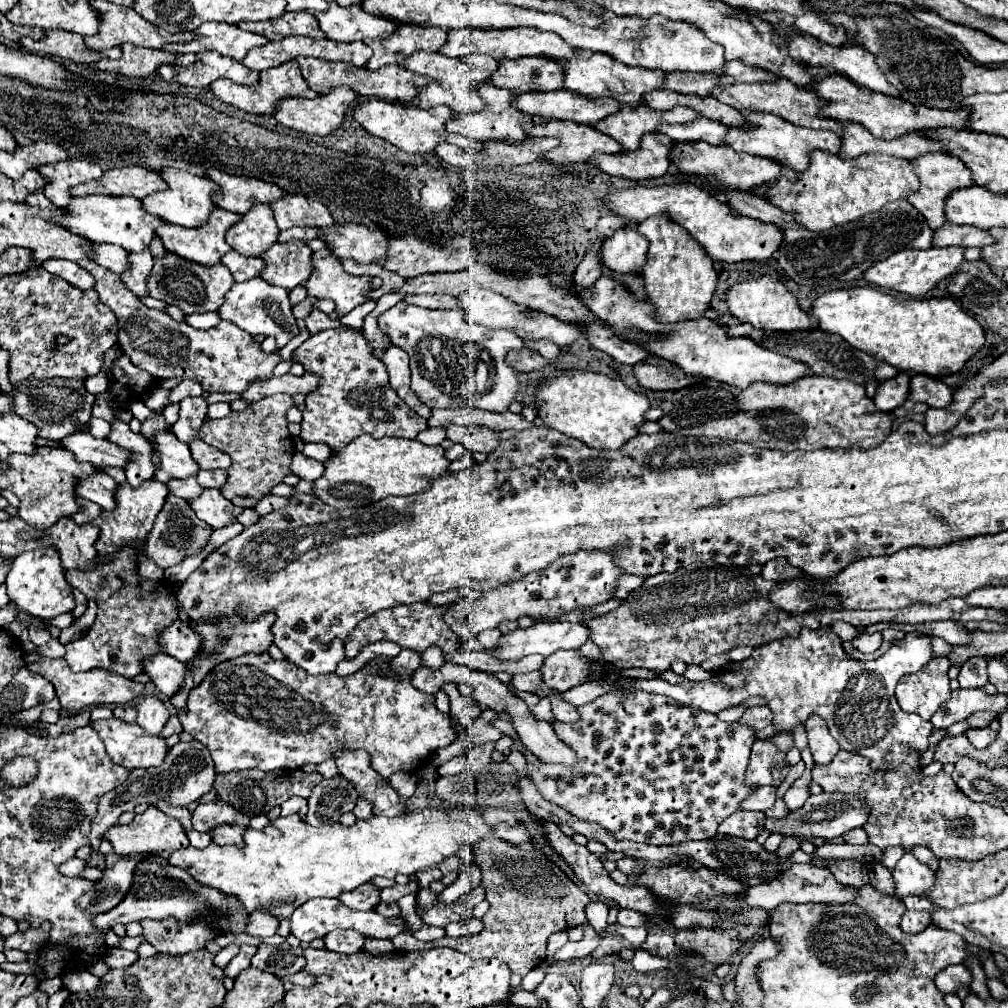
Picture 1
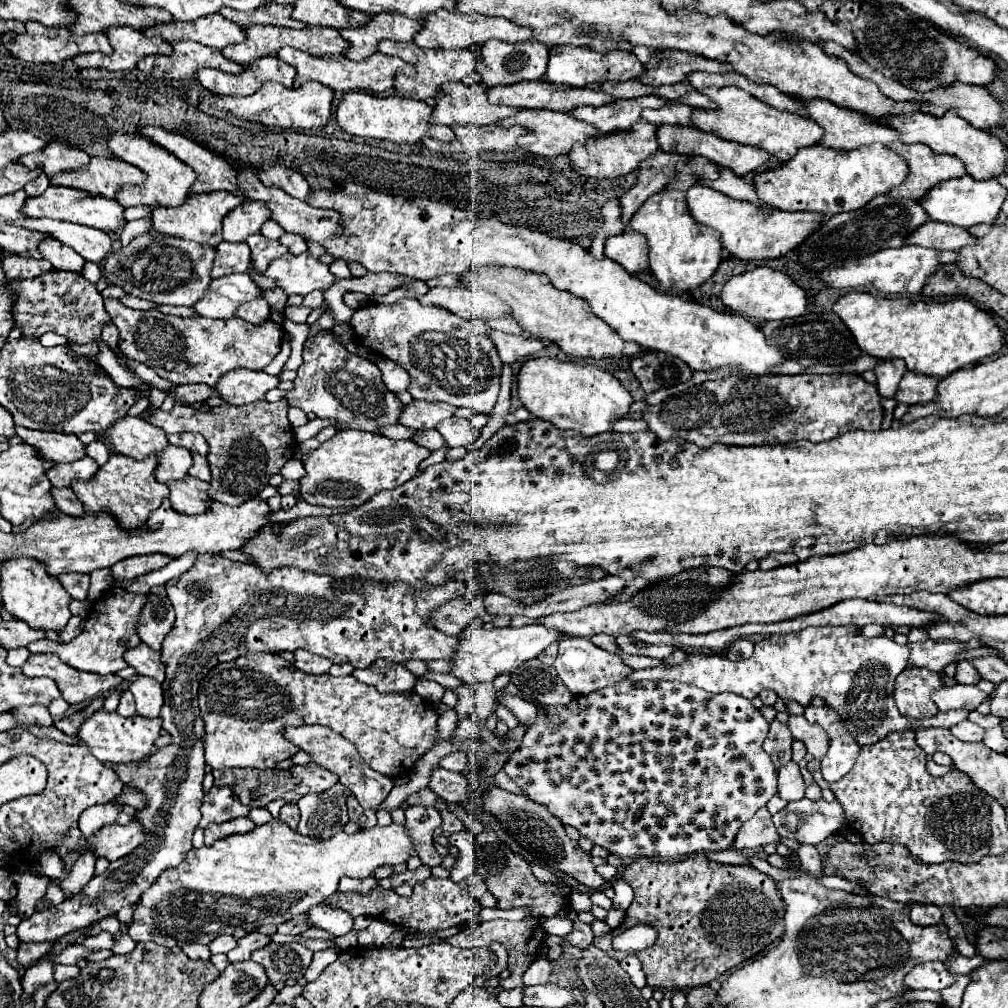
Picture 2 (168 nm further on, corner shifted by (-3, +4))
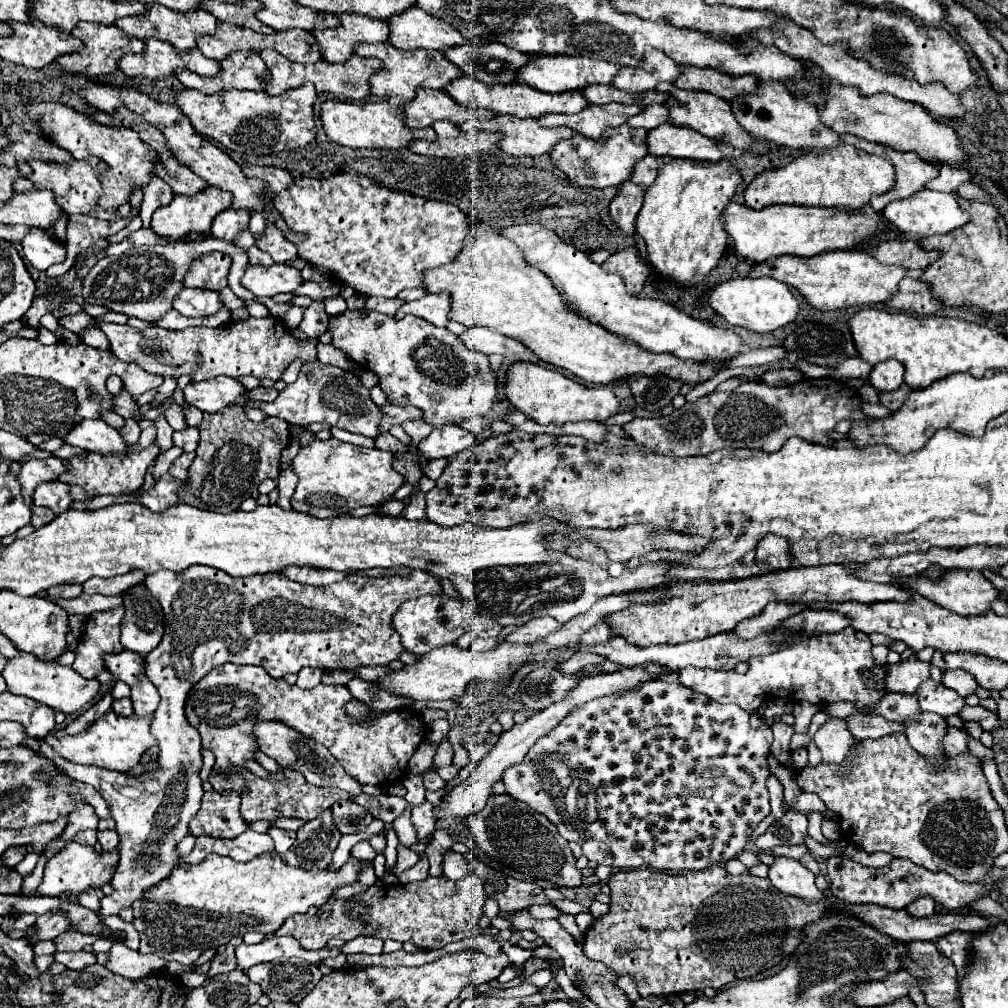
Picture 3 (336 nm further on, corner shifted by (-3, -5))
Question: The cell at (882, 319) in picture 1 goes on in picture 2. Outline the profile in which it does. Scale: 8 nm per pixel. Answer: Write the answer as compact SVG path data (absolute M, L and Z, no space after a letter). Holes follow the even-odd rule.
M848 292L832 310L854 334L858 346L880 360L900 358L908 370L944 378L964 366L998 352L1002 336L994 318L964 298L946 302L924 302L908 298L884 298L872 292Z

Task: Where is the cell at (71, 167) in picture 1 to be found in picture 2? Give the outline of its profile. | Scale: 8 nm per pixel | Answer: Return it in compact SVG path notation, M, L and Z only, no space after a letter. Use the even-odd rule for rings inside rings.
M48 144L46 150L40 152L40 162L44 174L50 178L60 172L70 172L70 170L80 170L90 164L90 156L84 150L68 148L64 144Z

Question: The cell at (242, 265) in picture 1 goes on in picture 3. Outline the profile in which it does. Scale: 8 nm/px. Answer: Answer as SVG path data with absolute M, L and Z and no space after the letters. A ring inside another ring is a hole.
M206 253L194 263L190 263L188 273L182 279L182 285L188 288L210 289L210 291L222 291L228 281L232 259L222 253Z

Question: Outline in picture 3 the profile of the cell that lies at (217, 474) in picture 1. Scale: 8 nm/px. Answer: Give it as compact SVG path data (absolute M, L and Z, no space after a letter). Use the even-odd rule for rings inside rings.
M182 453L182 455L172 463L172 467L170 467L168 473L170 473L172 477L180 479L180 481L186 481L188 467L192 465L192 461L194 461L194 453Z

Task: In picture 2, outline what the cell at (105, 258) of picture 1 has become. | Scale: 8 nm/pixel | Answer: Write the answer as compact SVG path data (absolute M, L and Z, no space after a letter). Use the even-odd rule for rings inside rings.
M26 218L18 220L18 226L26 226L38 232L46 232L62 244L74 248L84 260L104 262L112 252L112 238L106 232L62 222L62 220L46 220L46 218Z

